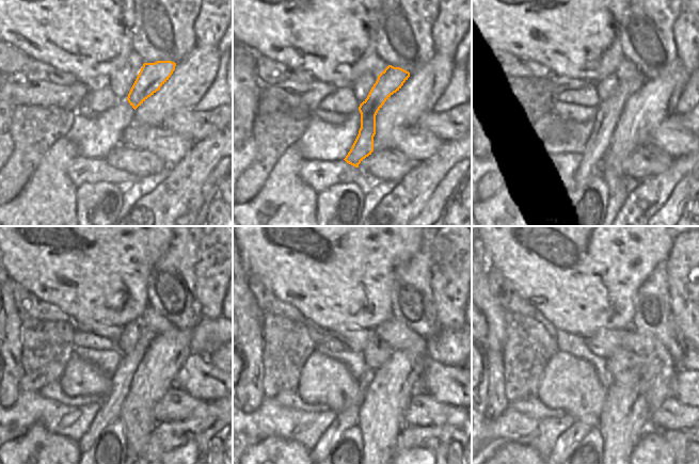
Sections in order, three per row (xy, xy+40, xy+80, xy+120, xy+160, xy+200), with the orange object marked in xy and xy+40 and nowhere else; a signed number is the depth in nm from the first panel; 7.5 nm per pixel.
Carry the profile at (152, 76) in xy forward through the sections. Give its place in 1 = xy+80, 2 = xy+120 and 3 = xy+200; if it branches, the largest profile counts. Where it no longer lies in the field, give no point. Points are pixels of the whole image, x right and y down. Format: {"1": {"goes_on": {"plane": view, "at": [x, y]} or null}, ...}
{"1": {"goes_on": {"plane": "xy+80", "at": [608, 112]}}, "2": {"goes_on": {"plane": "xy+120", "at": [109, 413]}}, "3": {"goes_on": {"plane": "xy+200", "at": [580, 429]}}}

